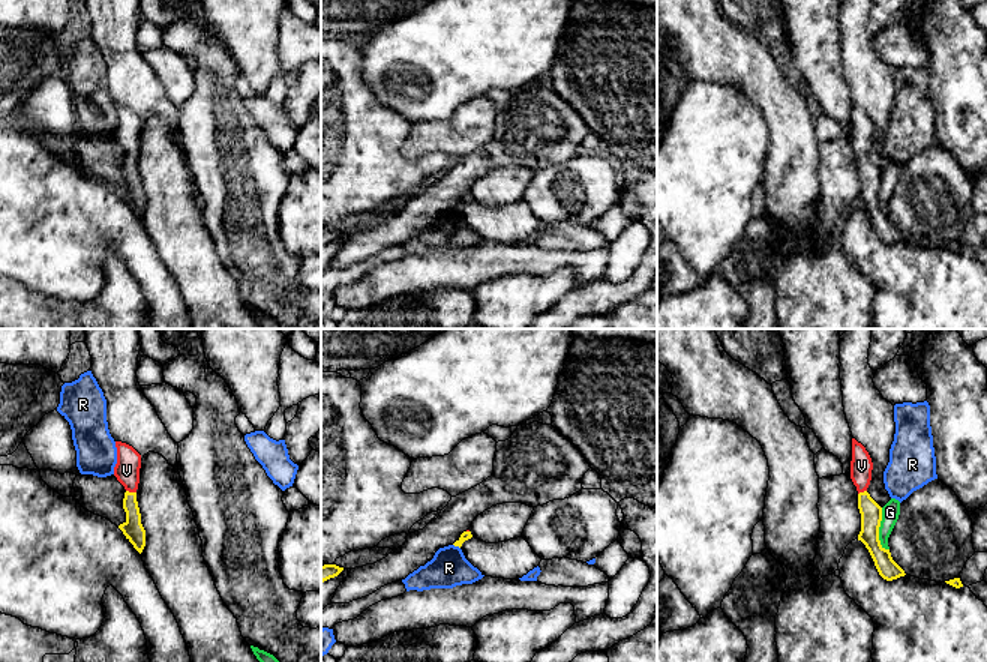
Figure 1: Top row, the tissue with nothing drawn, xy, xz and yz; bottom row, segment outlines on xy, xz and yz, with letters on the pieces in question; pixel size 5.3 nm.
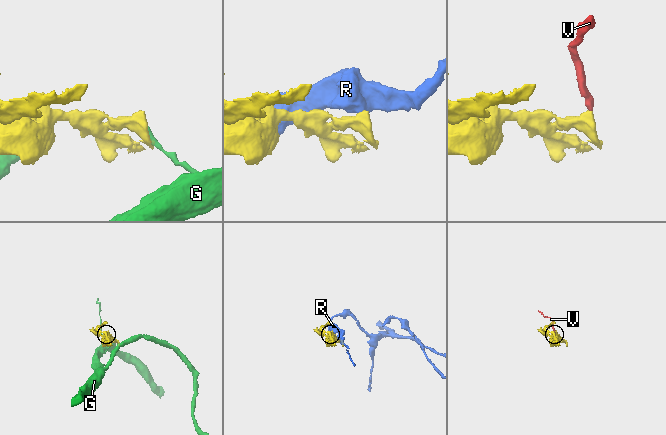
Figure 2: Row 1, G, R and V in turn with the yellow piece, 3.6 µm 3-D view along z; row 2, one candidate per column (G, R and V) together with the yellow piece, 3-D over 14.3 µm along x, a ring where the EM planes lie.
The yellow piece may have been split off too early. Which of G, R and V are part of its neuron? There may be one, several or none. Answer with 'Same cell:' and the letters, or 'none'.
Same cell: V

